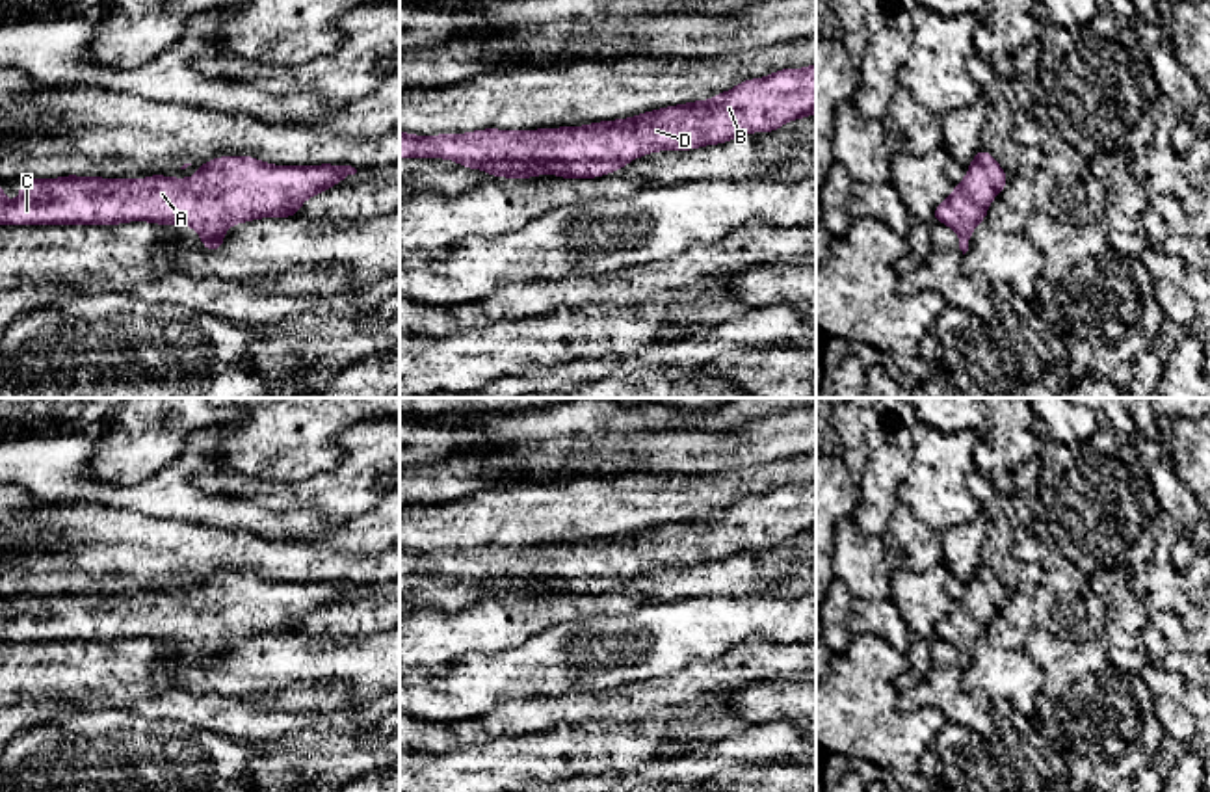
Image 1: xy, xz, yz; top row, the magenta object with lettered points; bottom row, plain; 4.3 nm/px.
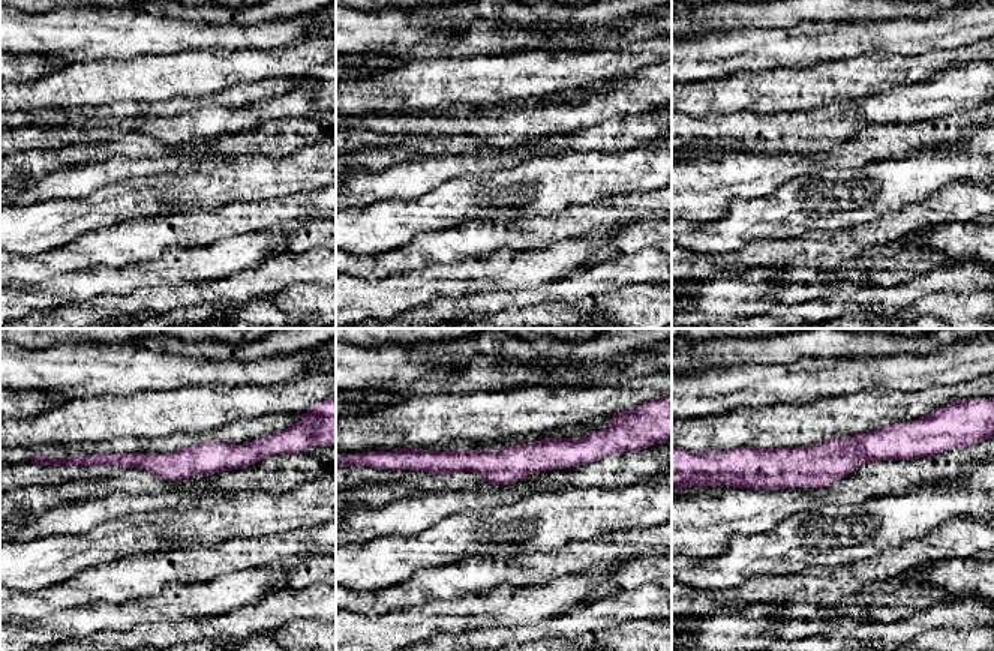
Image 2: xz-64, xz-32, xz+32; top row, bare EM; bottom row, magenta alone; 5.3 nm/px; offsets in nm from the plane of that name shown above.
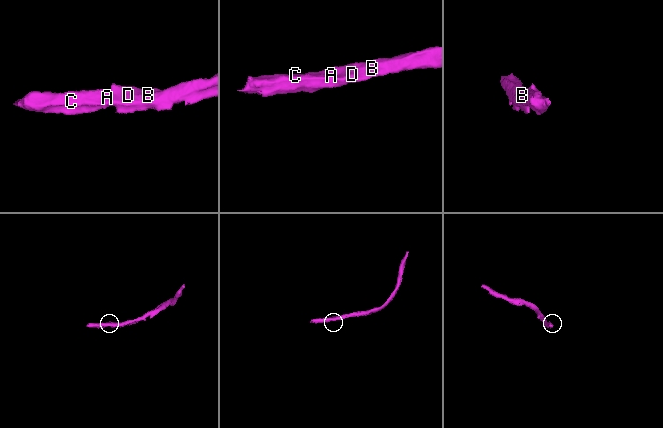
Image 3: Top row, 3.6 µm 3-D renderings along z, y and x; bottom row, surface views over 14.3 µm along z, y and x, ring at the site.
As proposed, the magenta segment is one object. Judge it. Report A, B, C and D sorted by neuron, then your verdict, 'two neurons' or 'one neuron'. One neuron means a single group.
A B C D | one neuron

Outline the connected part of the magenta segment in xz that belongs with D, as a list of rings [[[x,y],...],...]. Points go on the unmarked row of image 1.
[[[816,480],[781,485],[766,495],[743,496],[708,517],[651,526],[641,532],[598,537],[582,543],[437,550],[422,554],[400,548],[400,574],[444,574],[491,593],[532,595],[545,587],[559,595],[597,595],[623,586],[628,578],[658,567],[690,567],[727,560],[751,548],[769,550],[783,541],[816,530]]]

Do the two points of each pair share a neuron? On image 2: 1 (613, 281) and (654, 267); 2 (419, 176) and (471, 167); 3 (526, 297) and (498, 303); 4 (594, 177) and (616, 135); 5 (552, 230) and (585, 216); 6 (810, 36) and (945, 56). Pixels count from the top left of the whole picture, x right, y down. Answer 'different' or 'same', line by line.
1: same
2: same
3: same
4: different
5: same
6: different

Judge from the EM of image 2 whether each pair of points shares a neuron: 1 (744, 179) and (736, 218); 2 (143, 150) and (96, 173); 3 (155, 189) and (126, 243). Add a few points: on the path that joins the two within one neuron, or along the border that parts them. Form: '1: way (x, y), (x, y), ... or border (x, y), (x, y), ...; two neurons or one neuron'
1: border (774, 191), (735, 198), (711, 221); two neurons
2: border (167, 156), (111, 156), (96, 162); two neurons
3: border (176, 216), (138, 219); two neurons

